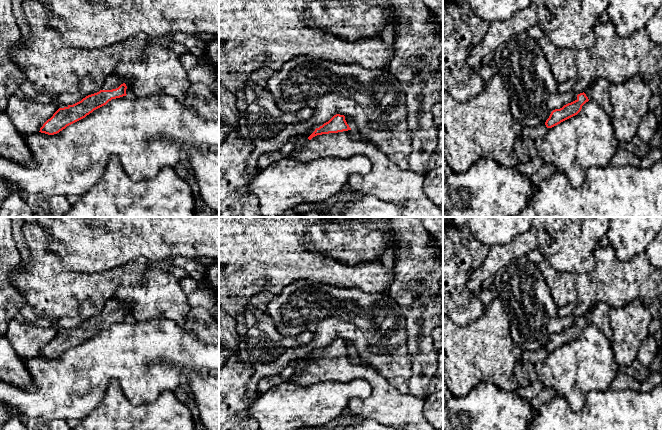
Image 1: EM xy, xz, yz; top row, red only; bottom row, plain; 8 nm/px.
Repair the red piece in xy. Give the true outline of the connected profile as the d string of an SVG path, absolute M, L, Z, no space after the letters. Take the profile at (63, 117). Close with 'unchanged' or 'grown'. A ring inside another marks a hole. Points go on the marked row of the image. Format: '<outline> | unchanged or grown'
M116 74L109 75L99 92L88 95L73 105L59 108L43 124L39 132L48 135L57 134L67 126L85 118L94 110L106 105L112 99L129 95L130 88L131 83L128 79L119 78Z | grown

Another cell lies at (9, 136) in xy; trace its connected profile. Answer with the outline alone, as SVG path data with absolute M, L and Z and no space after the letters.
M0 110L0 157L23 166L35 166L23 135L2 110Z

